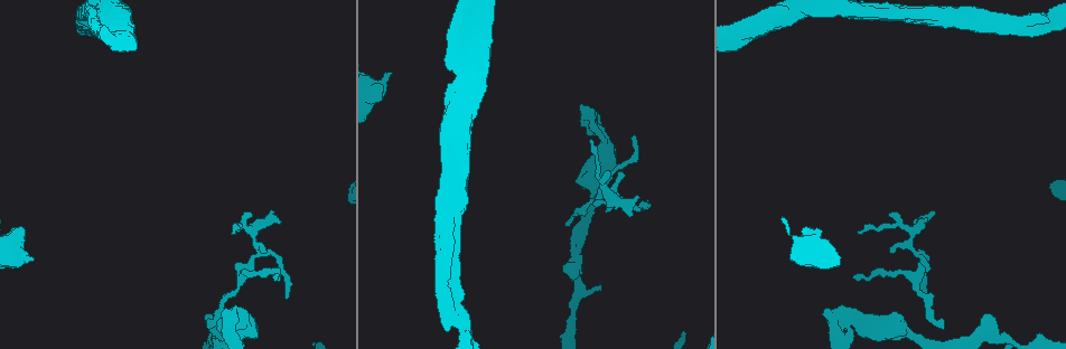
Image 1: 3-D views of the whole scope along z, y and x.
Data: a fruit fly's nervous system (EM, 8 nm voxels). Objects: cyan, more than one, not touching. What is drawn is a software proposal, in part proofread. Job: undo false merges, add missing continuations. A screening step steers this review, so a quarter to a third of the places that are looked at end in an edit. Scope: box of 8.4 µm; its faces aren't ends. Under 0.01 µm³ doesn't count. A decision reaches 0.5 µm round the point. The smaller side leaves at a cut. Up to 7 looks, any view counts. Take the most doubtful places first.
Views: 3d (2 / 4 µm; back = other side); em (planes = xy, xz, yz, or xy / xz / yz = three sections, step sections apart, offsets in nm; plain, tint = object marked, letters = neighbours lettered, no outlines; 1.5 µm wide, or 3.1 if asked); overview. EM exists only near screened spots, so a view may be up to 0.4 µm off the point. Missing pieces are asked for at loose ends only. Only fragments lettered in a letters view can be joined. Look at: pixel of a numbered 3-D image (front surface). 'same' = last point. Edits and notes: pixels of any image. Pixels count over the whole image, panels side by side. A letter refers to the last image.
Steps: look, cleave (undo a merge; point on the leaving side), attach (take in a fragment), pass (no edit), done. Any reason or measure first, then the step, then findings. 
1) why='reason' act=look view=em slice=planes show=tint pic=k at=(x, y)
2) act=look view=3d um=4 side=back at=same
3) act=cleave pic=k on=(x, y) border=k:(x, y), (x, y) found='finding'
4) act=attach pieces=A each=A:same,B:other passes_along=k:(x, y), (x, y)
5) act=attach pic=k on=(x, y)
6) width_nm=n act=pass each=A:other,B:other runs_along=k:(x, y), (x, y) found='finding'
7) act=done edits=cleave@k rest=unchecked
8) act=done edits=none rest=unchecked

why='free end' act=look view=em slice=planes show=letters pic=1 at=(274, 212)

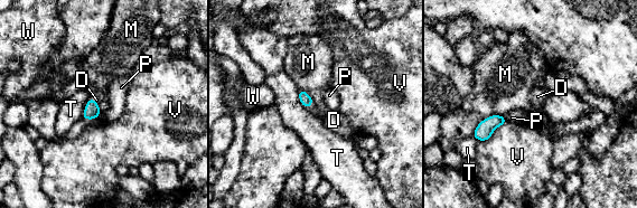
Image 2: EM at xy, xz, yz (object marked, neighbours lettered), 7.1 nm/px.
act=attach pieces=D each=D:same,M:other,P:other,T:other,V:other,W:other found='the neuron continues'

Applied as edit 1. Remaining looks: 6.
why='redraw' act=look view=overview

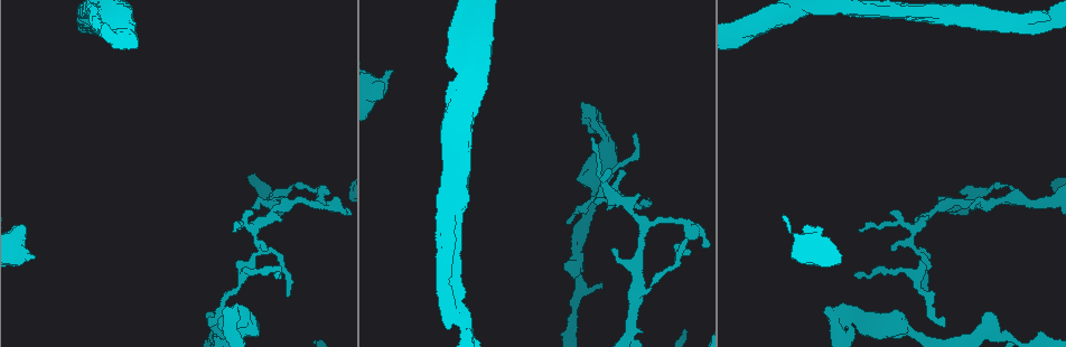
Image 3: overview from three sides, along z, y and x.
why='branch stops here' act=look view=em slice=planes show=letters pic=3 at=(393, 71)

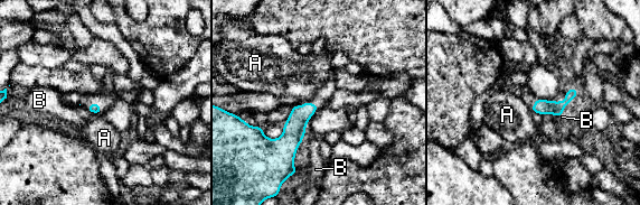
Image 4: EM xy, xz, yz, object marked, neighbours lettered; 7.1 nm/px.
act=pass each=A:other,B:other found='no lettered fragment goes on from it'

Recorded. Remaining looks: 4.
why='tapers out' act=look view=3d um=4 pic=3 at=(233, 229)

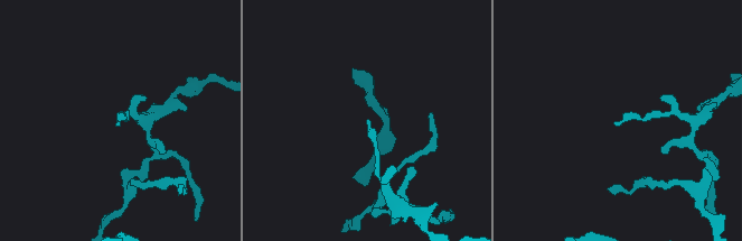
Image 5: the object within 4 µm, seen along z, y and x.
why='shape alone is not enough' act=look view=em slice=planes show=tint pic=5 at=(119, 124)

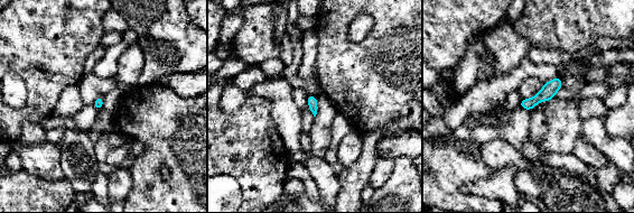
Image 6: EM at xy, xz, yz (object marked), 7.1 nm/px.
act=look view=em slice=planes show=letters at=same

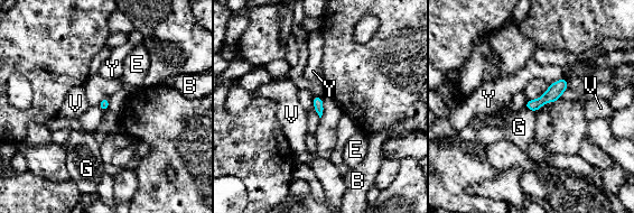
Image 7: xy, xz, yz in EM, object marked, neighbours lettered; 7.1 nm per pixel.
act=pass each=B:other,E:other,G:other,V:other,Y:other runs_along=7:(563, 81), (547, 98), (529, 105) found='none of them fits'

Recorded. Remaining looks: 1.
act=done edits=attach@2 rest=unchecked

